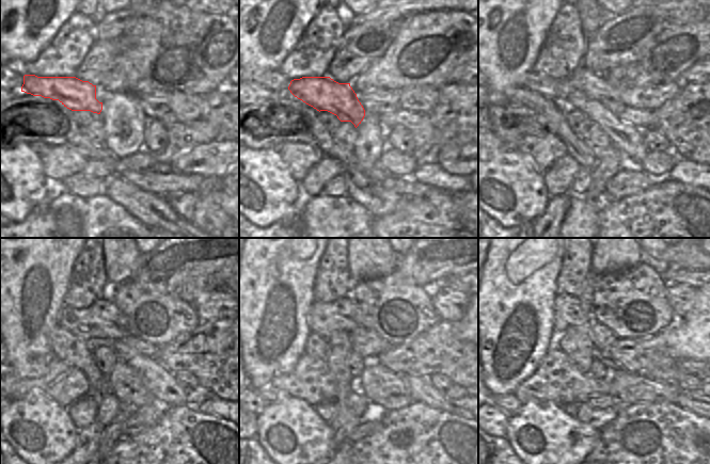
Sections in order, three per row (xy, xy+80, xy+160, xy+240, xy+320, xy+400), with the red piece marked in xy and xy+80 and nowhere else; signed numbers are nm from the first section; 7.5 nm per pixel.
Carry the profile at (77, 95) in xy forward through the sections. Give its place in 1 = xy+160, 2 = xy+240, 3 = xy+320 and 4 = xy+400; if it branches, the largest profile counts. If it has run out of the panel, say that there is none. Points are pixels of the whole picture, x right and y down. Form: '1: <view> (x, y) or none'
1: xy+160 (628, 139)
2: xy+240 (161, 383)
3: xy+320 (422, 390)
4: xy+400 (684, 401)

